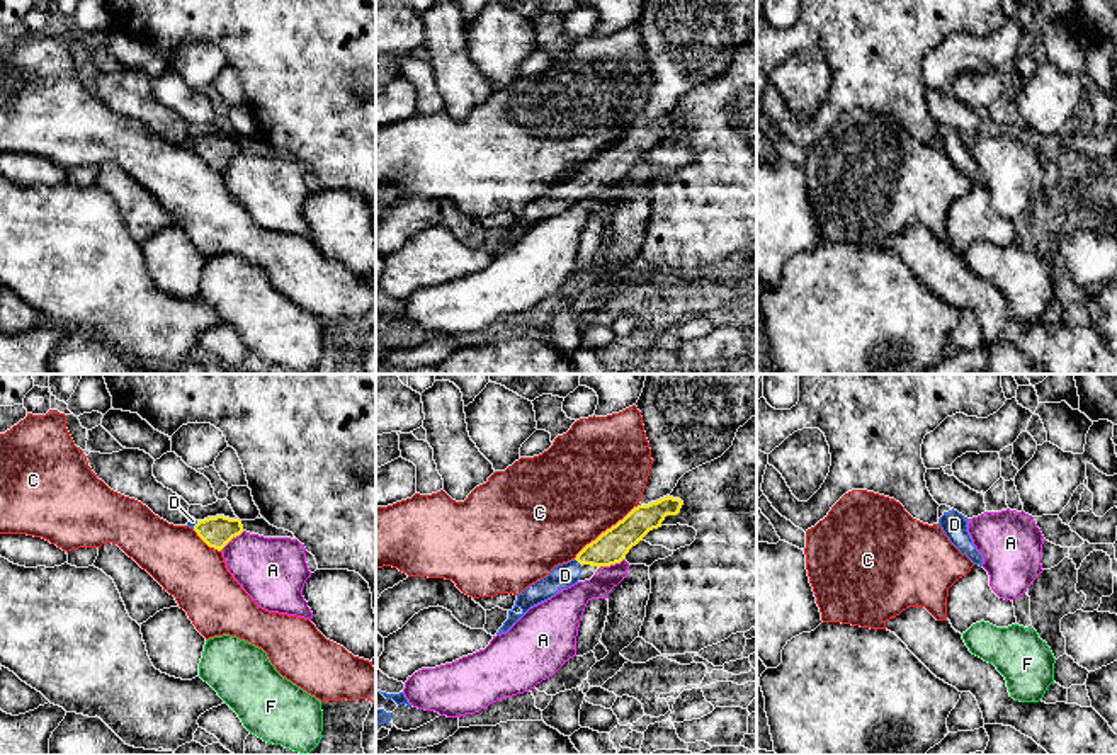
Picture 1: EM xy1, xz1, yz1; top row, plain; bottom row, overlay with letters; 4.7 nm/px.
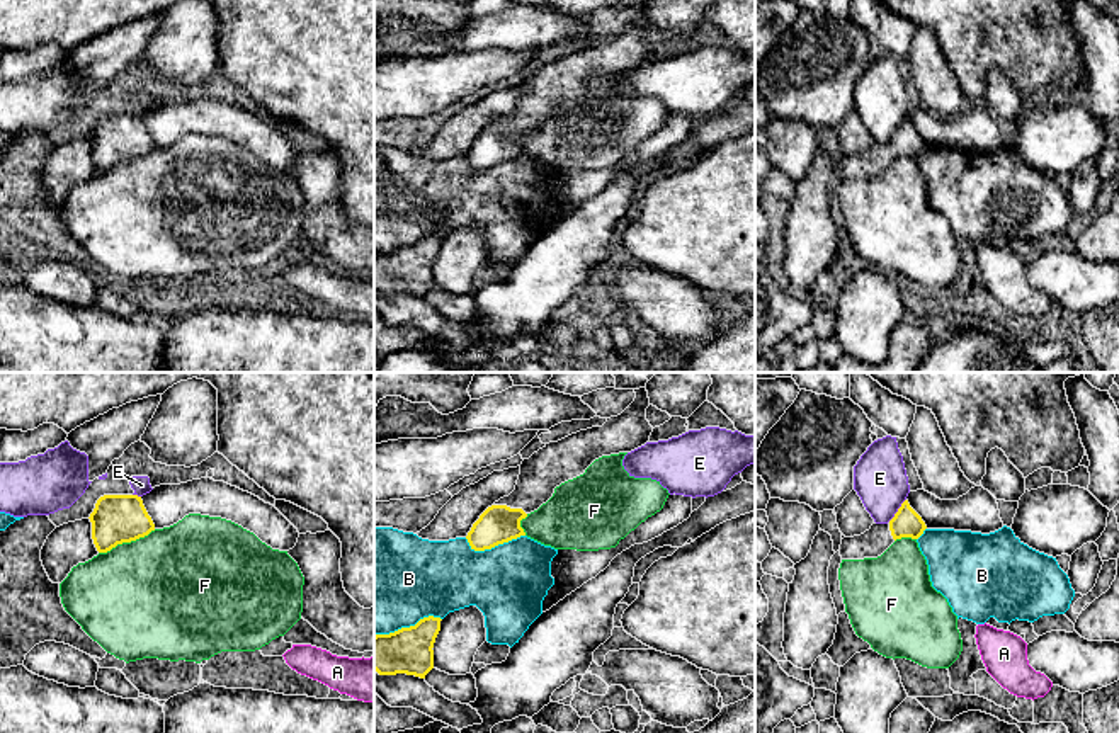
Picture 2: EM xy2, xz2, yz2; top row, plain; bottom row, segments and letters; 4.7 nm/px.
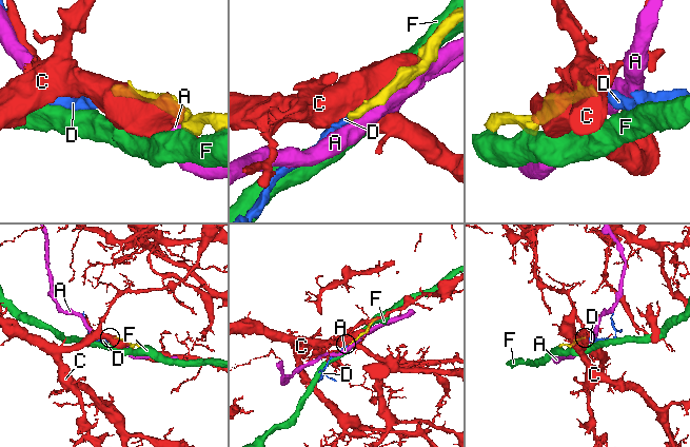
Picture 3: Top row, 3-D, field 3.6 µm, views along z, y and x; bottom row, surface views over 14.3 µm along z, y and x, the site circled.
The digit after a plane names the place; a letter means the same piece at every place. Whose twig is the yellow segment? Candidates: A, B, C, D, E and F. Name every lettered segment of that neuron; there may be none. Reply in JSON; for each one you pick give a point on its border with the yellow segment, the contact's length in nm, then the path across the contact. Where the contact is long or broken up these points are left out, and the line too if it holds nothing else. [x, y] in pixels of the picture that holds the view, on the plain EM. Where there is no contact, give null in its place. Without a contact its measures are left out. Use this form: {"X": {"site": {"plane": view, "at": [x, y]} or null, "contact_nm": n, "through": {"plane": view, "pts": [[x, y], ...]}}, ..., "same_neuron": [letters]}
{"D": {"site": {"plane": "xz1", "at": [578, 181]}, "contact_nm": 50, "through": {"plane": "xz1", "pts": [[611, 165], [578, 181], [565, 194]]}}, "same_neuron": ["D"]}

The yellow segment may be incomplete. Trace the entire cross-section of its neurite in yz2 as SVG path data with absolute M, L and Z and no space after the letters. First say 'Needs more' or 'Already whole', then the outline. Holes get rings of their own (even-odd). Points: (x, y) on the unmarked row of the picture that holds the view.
Needs more. M908 119L901 122L888 143L872 143L861 155L844 156L840 163L842 179L864 179L881 175L896 158L918 158L927 148L922 136L910 126Z

